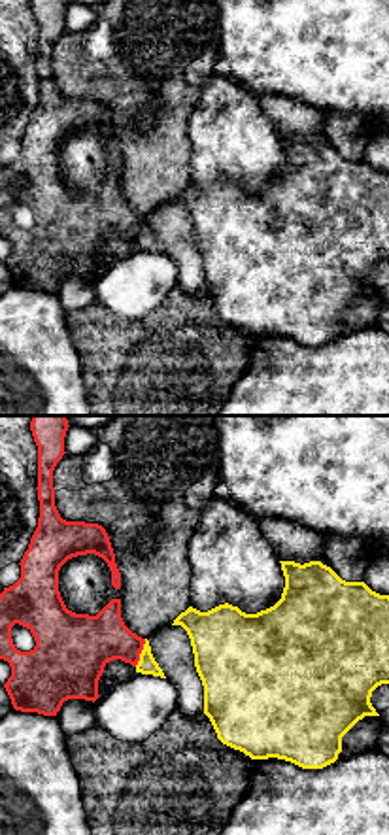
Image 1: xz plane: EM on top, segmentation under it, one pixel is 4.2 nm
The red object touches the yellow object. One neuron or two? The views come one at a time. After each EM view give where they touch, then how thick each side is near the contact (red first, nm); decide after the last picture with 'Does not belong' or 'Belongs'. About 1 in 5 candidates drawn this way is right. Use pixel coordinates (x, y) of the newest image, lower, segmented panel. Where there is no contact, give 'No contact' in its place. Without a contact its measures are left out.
Touches red at (140, 652). Thickness 260 nm (red) against 80 nm

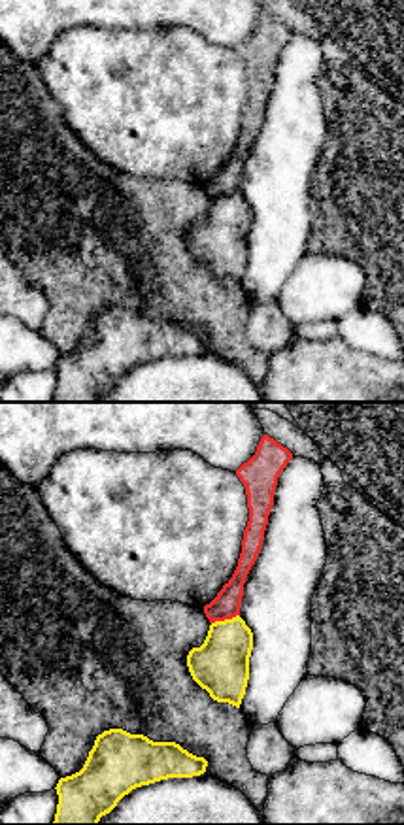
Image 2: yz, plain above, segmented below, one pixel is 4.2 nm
Touches red at (225, 618). Thickness 120 nm (red) against 240 nm

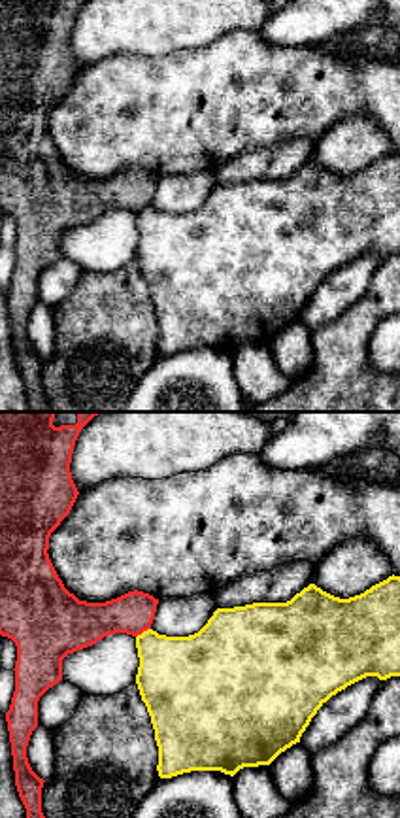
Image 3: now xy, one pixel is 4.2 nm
Touches red at (142, 631). Thickness 180 nm (red) against 360 nm

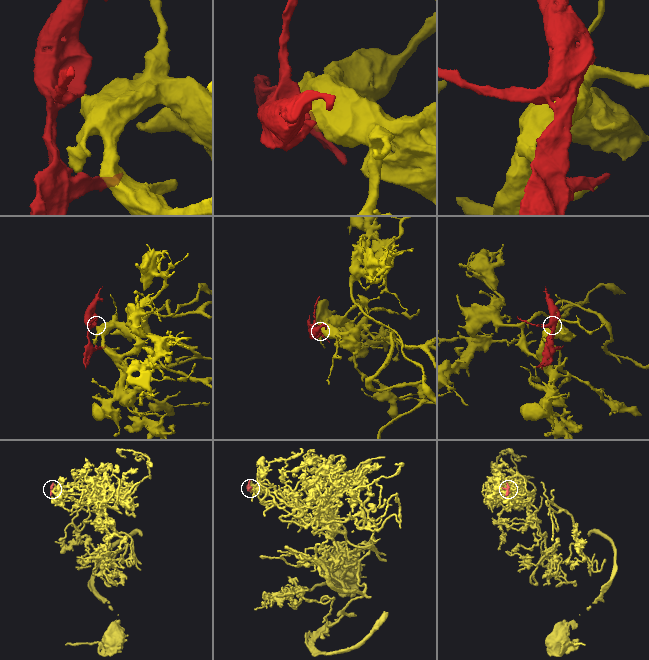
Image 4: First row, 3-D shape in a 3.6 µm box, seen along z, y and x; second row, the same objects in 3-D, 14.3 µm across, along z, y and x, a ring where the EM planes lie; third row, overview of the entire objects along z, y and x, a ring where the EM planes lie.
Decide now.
Does not belong

